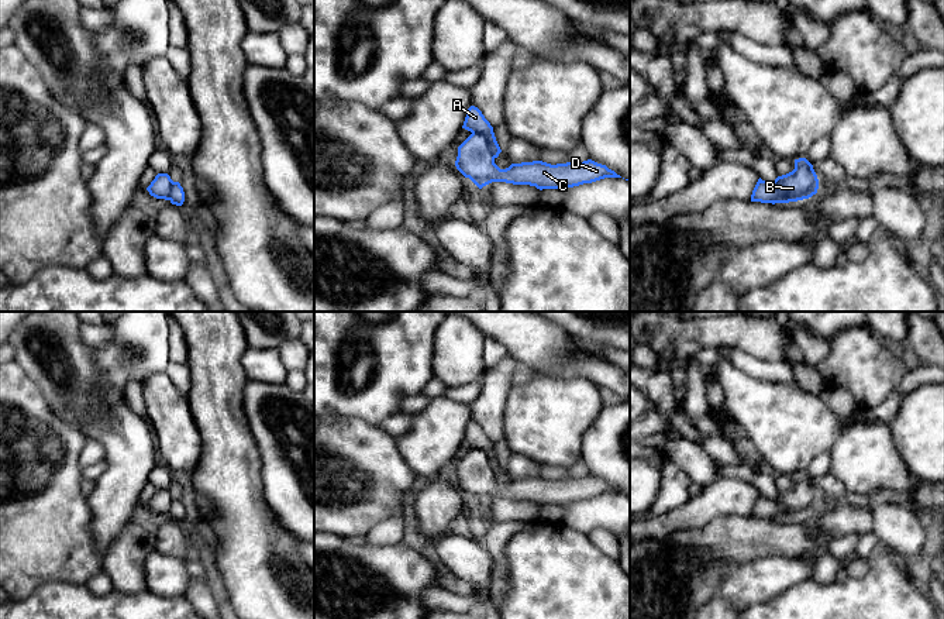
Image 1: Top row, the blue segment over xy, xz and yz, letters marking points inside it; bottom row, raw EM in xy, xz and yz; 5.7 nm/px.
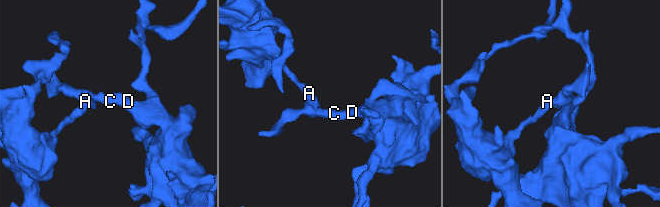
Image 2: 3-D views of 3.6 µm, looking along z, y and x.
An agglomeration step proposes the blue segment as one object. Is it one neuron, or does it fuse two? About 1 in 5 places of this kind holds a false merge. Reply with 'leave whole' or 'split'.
split

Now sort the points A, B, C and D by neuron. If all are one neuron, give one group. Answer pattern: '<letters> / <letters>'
A / B C D

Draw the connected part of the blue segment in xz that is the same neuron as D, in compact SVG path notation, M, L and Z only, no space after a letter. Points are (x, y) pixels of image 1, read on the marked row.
M472 133L459 147L457 169L469 178L479 189L492 182L530 185L537 189L568 189L592 183L604 178L621 178L606 165L592 159L551 165L542 161L511 164L500 169L495 164L489 141L479 133Z

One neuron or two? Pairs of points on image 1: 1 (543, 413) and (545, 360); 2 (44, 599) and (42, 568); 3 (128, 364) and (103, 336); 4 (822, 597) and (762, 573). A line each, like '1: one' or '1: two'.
1: two
2: two
3: two
4: two

